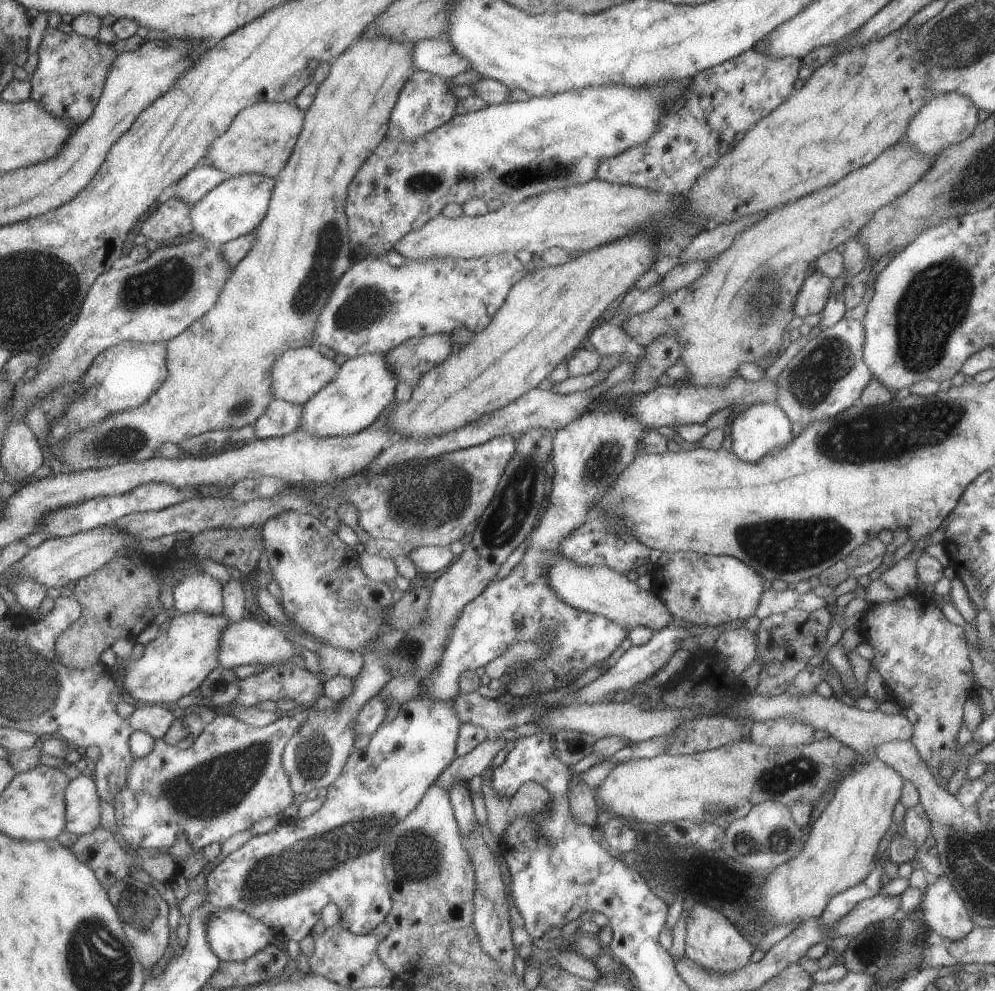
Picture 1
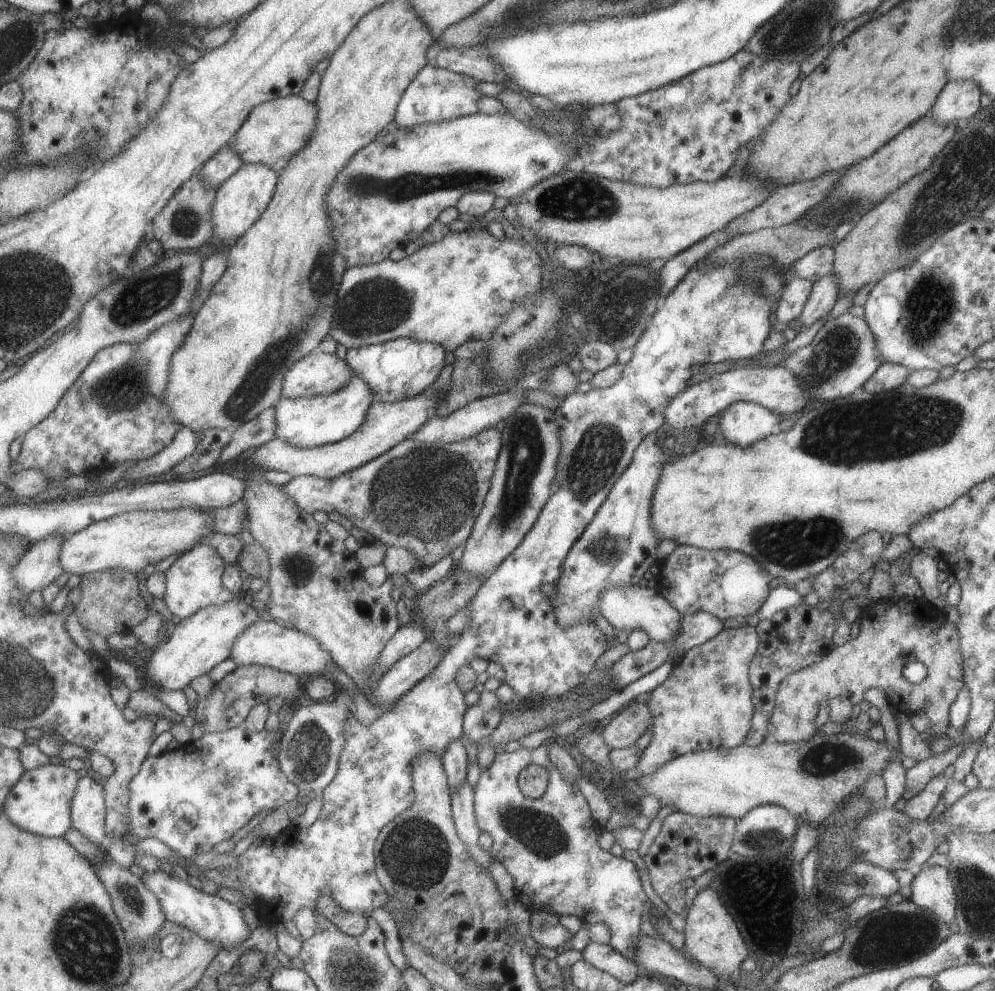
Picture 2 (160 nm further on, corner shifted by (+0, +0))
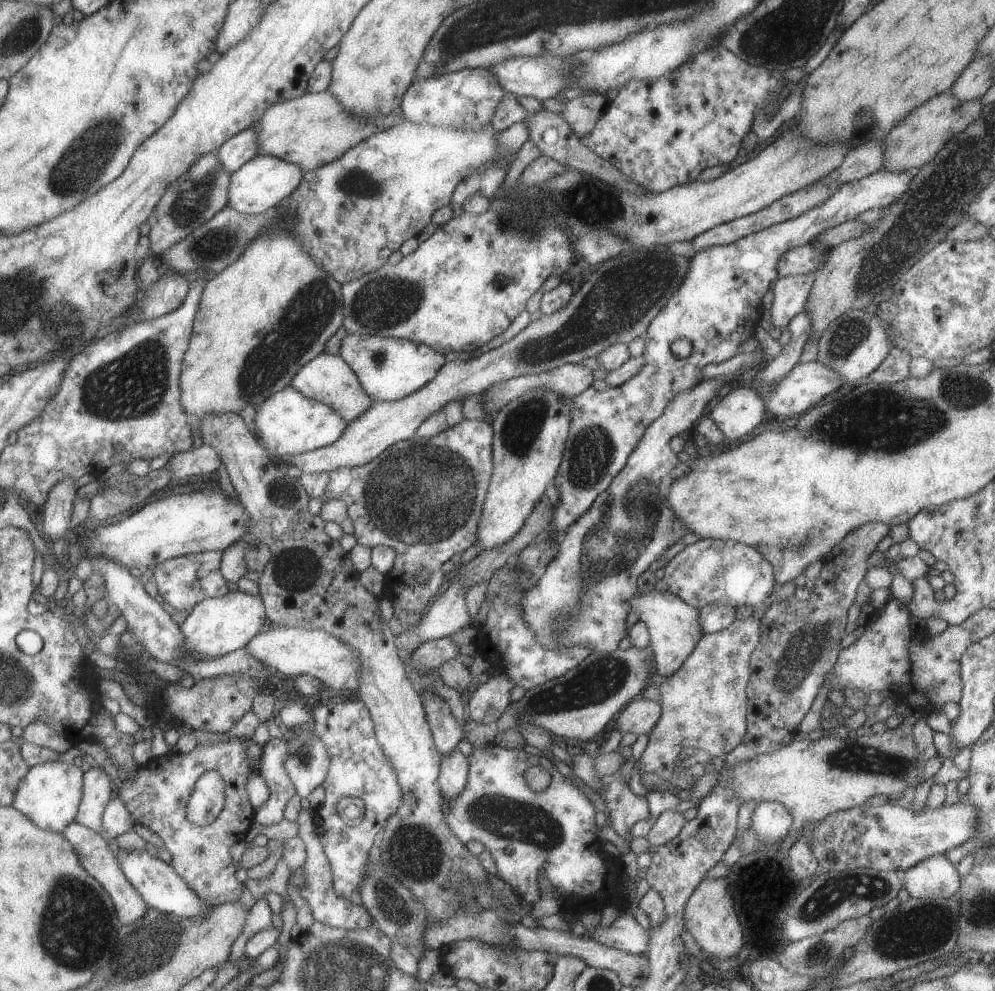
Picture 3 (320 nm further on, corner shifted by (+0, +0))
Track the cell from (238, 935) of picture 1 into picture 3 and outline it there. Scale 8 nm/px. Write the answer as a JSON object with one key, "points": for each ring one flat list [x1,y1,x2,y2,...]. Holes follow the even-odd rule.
{"points":[[119,849,116,856,117,863,123,872,123,876,127,878,127,882,133,886,133,890,139,892,139,898,145,900,147,907,159,910,163,914,173,914,177,918,197,918,203,916,203,912,209,910,209,906,205,906,191,888,187,888,187,884,183,882,183,878,173,870,173,865,165,864,155,856,151,856,145,850,123,850]]}

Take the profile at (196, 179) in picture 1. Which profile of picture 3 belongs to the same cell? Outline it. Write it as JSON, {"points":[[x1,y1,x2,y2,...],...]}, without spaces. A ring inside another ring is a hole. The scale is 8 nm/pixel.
{"points":[[250,127,231,136,215,154,219,160,219,166,225,168,223,172,231,174,245,162,254,158,257,155,257,148,259,148,257,136,255,136,255,130]]}

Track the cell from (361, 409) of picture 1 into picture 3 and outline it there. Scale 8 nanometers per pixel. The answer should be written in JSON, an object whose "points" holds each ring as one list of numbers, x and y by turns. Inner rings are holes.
{"points":[[289,385,269,396,267,400,263,400,263,403,255,408,253,424,255,424,254,438,274,461,281,456,303,454,332,444,343,434,347,426,339,412,331,410,323,402,305,398]]}

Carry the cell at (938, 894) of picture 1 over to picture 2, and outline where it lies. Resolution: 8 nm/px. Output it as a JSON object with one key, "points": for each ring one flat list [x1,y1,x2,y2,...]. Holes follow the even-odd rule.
{"points":[[934,865,918,869,909,886,909,899,912,903,933,912,938,919,947,924,952,934,958,932,954,921,954,886,945,867]]}

